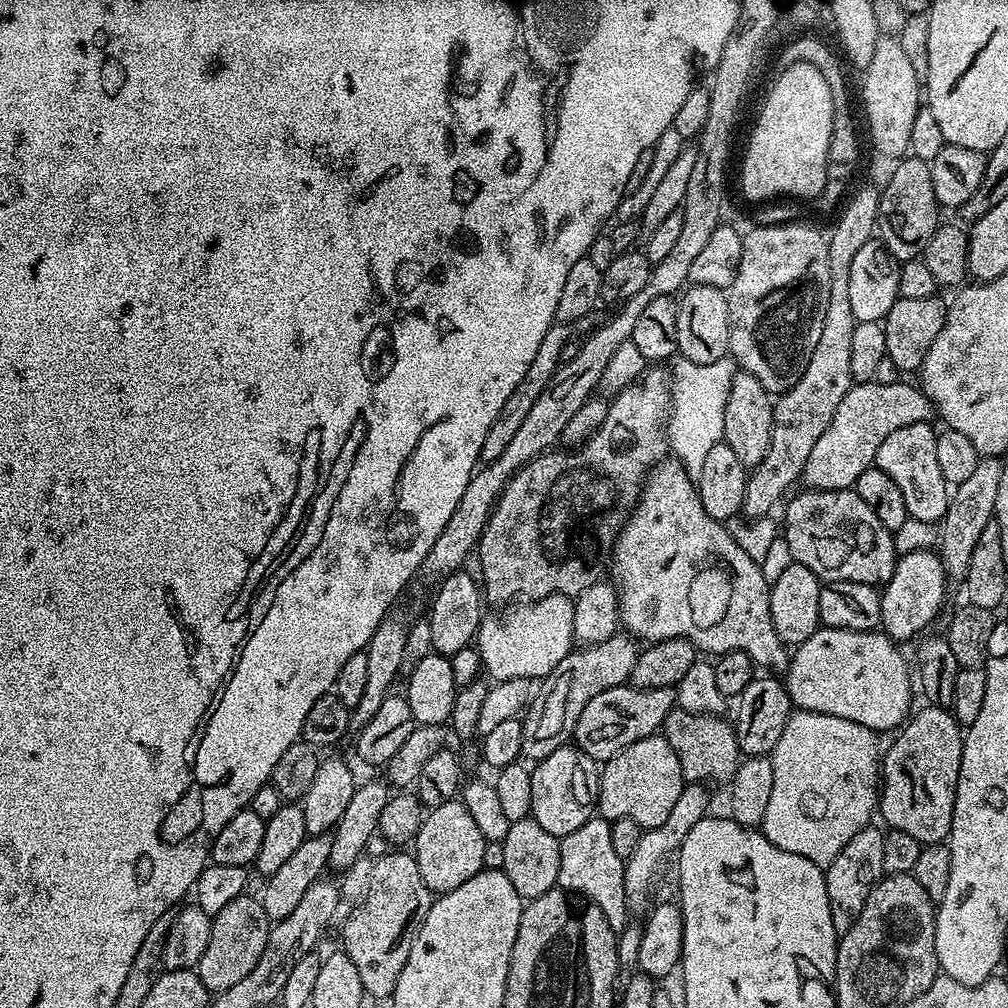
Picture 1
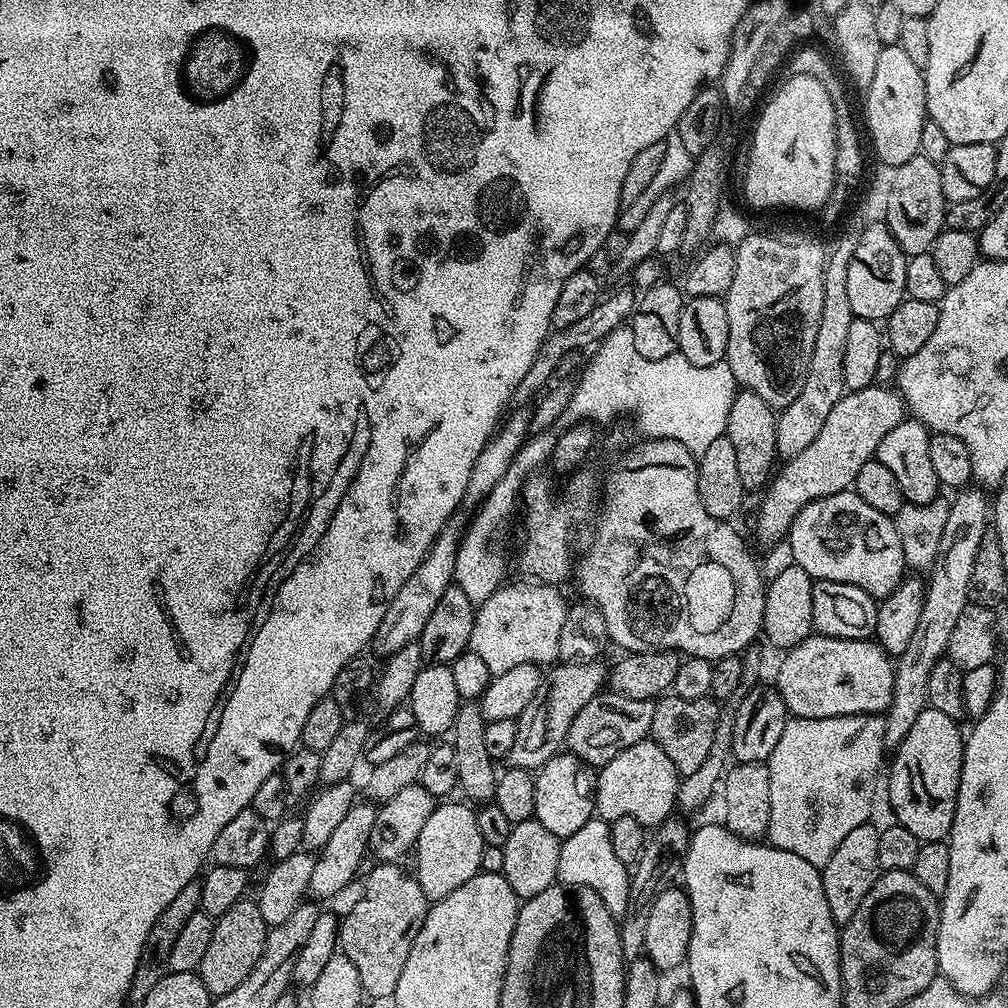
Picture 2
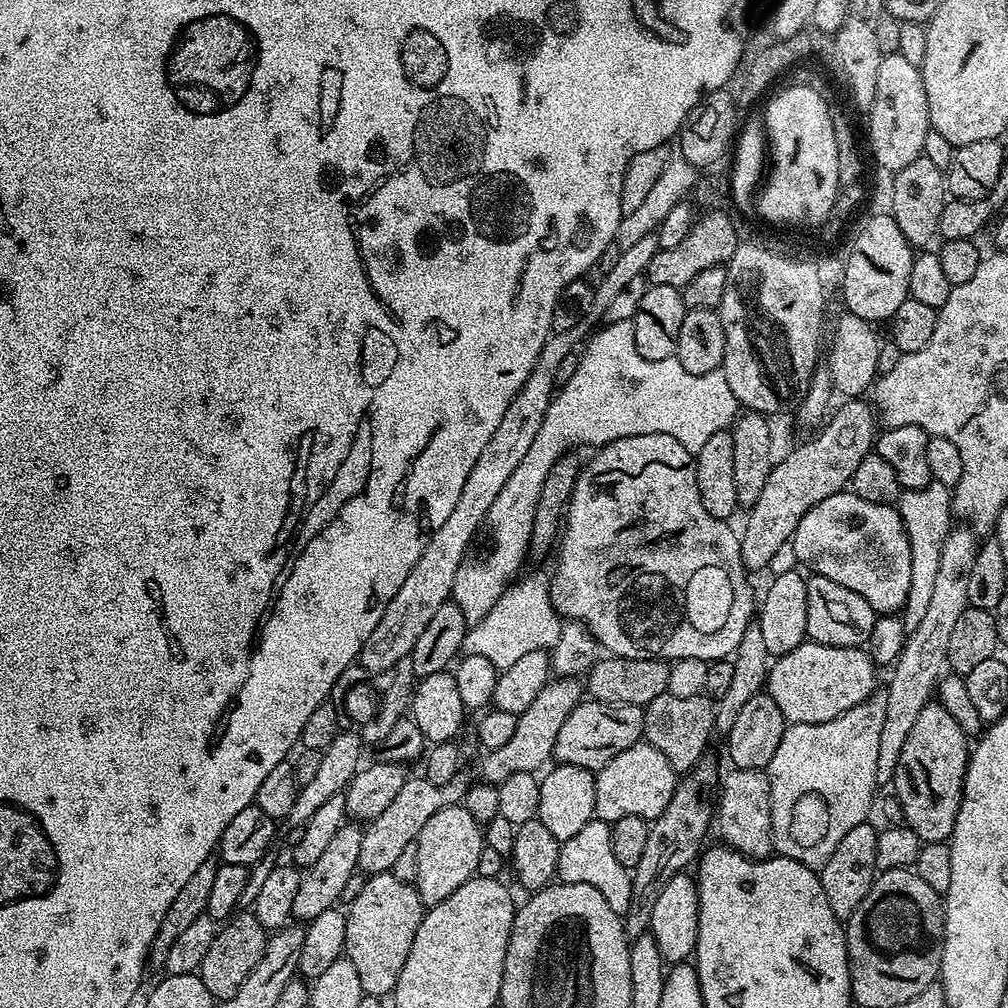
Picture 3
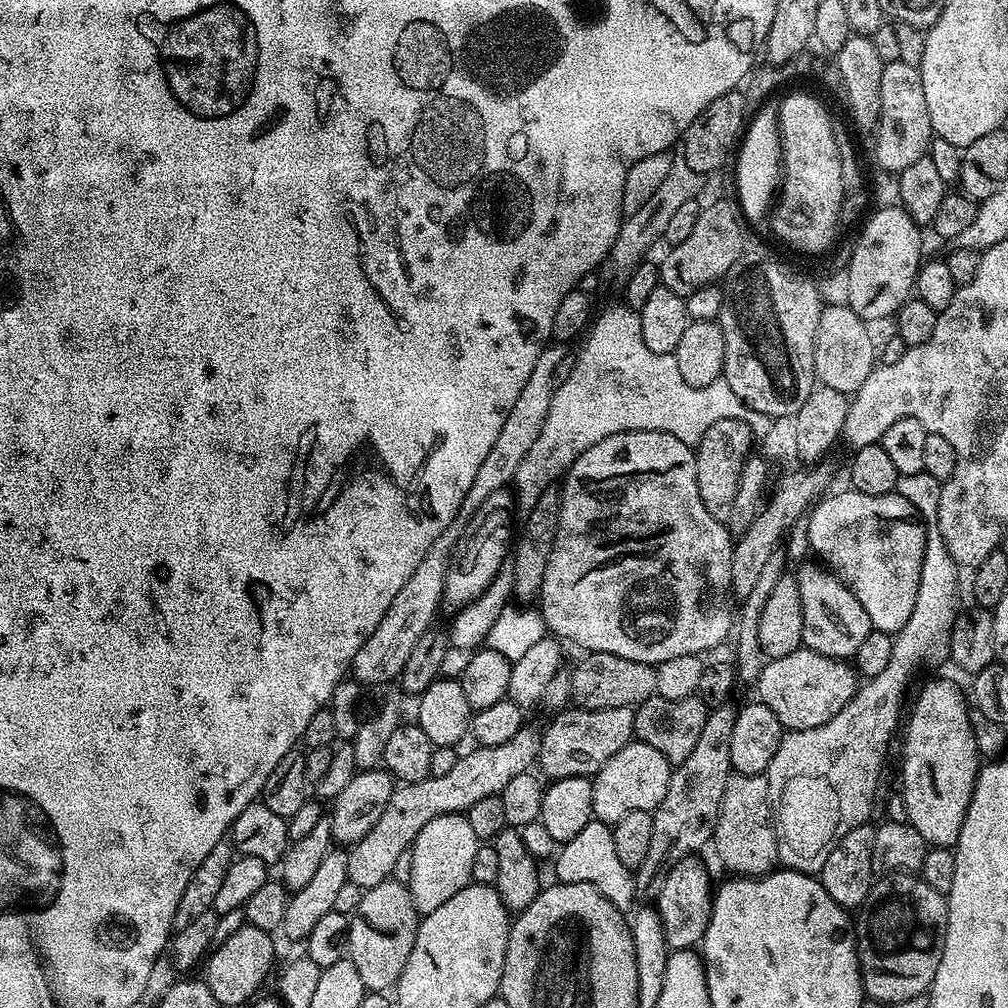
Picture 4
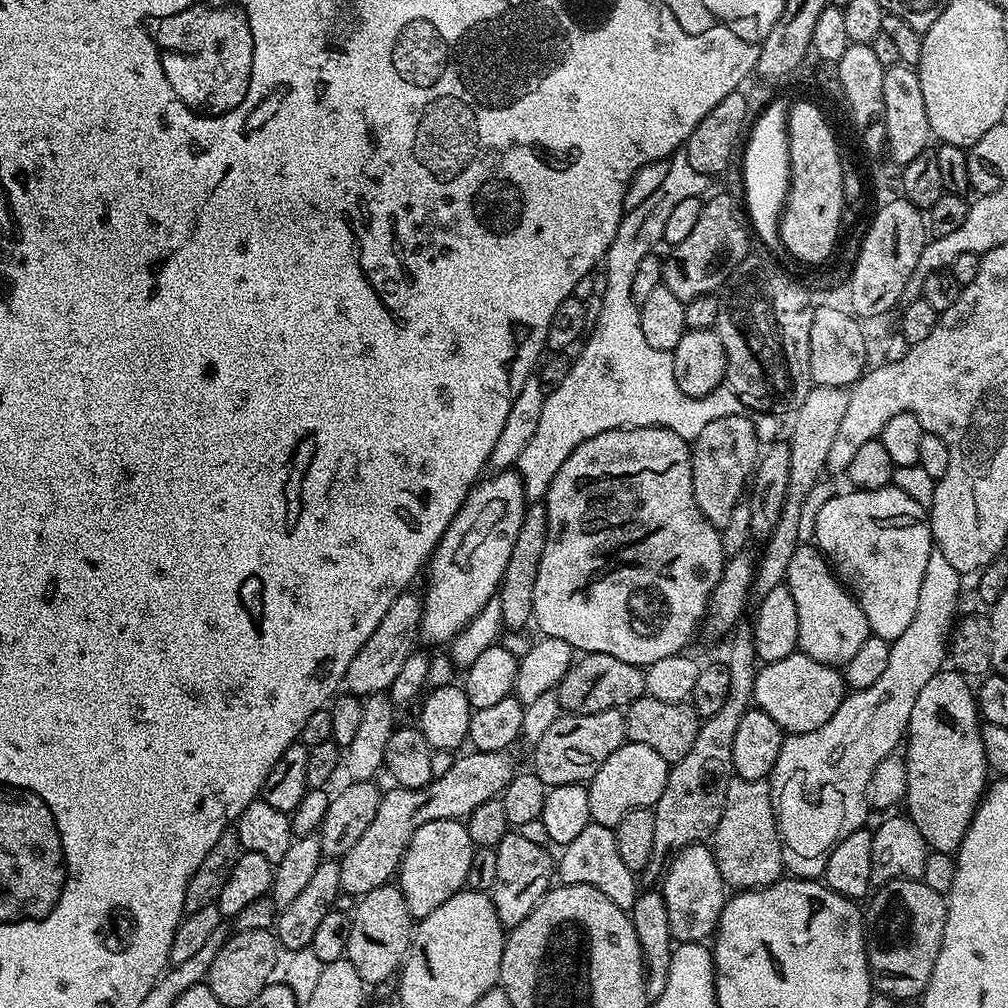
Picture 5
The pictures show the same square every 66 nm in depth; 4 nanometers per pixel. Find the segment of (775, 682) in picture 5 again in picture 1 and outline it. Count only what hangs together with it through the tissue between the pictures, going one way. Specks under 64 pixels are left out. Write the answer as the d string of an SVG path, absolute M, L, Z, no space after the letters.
M841 628L816 629L806 642L795 645L786 673L786 687L793 705L801 712L830 714L834 718L846 718L846 722L858 722L878 734L899 729L910 715L914 676L908 673L908 664L900 653L901 645L883 631L842 630Z

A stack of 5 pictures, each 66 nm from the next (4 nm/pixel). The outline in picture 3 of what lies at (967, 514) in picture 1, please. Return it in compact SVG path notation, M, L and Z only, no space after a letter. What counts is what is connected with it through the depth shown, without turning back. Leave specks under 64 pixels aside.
M966 526L953 527L946 542L943 543L942 557L938 566L937 580L929 609L918 626L911 629L905 637L904 646L891 669L888 688L885 687L886 713L882 722L881 741L878 742L878 761L875 782L877 787L888 787L895 781L897 766L900 764L902 747L925 706L931 703L936 685L947 667L947 648L951 633L960 615L970 605L968 603L967 583L970 569L974 564L978 540L975 533Z

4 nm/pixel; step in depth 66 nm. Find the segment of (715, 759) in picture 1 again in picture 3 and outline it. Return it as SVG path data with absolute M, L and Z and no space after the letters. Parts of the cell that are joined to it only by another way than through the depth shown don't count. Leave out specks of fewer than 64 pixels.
M666 691L643 707L643 739L666 757L666 762L670 762L677 774L687 774L700 760L705 759L708 739L713 739L714 736L716 707L703 694L694 698L674 698L674 694Z

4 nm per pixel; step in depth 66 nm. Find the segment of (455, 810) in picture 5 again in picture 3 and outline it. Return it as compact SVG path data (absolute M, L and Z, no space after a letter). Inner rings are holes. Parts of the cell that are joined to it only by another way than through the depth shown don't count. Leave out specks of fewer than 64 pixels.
M570 677L549 679L547 686L538 693L538 698L534 698L532 705L517 716L510 742L505 742L498 750L483 753L479 779L483 783L499 786L503 780L510 778L510 774L539 773L553 759L554 742L558 740L558 730L562 730L562 722L566 722L570 710L574 710L577 704L581 703L580 690L582 694L579 679ZM461 774L450 778L442 786L434 786L434 782L423 778L410 778L398 790L398 795L390 801L390 806L378 814L378 818L367 821L362 834L362 851L358 853L359 871L364 874L392 872L395 864L404 856L404 851L415 845L418 834L438 810L449 808L452 804L460 804L470 787L467 775Z

